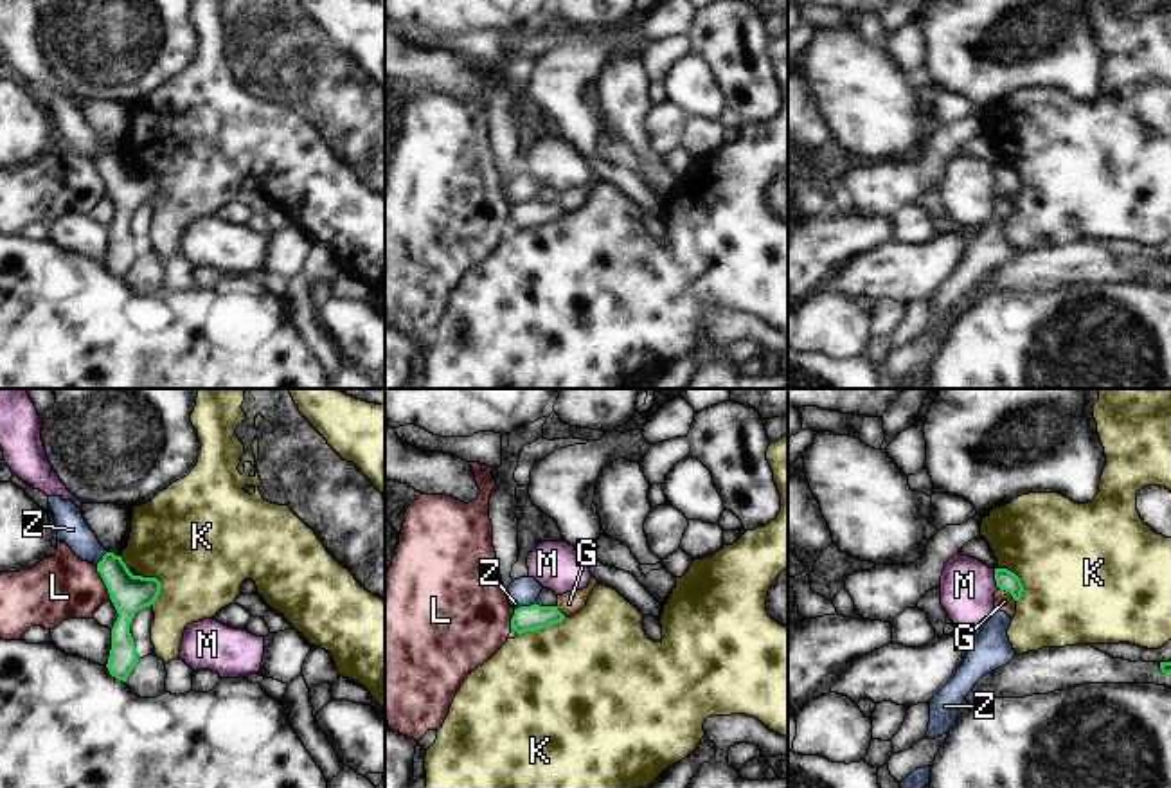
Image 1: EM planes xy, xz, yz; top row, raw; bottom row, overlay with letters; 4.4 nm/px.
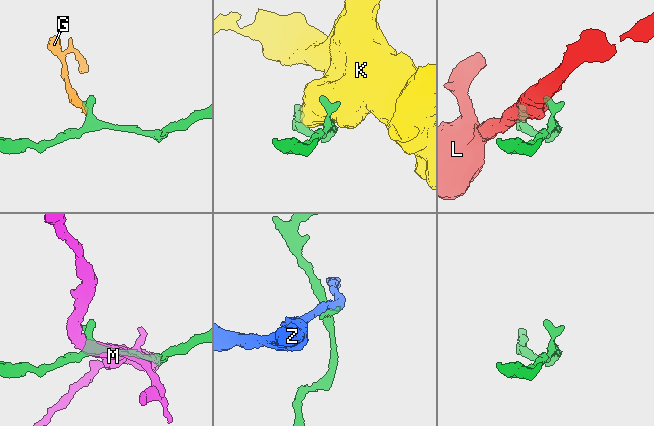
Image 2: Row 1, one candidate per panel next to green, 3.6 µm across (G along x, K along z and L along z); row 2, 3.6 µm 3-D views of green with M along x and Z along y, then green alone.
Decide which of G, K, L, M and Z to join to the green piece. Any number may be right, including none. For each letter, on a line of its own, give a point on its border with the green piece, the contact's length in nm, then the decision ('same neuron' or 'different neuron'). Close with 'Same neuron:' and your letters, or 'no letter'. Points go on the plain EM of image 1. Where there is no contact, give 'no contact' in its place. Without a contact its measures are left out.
G: yz (1008, 188) | 100 nm | different neuron
K: xz (542, 223) | 240 nm | different neuron
L: xy (103, 177) | 170 nm | different neuron
M: yz (995, 175) | 90 nm | different neuron
Z: xz (524, 204) | 100 nm | different neuron
Same neuron: no letter

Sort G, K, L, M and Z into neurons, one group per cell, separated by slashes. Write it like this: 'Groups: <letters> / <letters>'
Groups: G Z / K / L / M

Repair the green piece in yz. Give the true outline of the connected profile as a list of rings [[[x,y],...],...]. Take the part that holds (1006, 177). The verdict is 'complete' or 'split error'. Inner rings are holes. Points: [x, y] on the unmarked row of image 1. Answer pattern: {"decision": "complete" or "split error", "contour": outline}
{"decision": "complete", "contour": [[[995,166],[995,178],[1000,187],[1009,189],[1015,198],[1020,198],[1024,182],[1015,169],[1007,166]]]}

